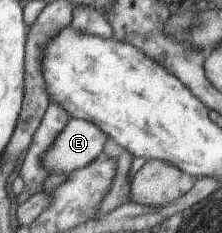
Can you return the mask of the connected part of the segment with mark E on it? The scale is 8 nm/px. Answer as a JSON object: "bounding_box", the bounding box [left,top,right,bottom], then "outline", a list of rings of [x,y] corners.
{"bounding_box":[40,117,106,174],"outline":[[[69,117],[50,147],[42,153],[40,163],[48,174],[68,174],[95,160],[106,139],[91,122]]]}

